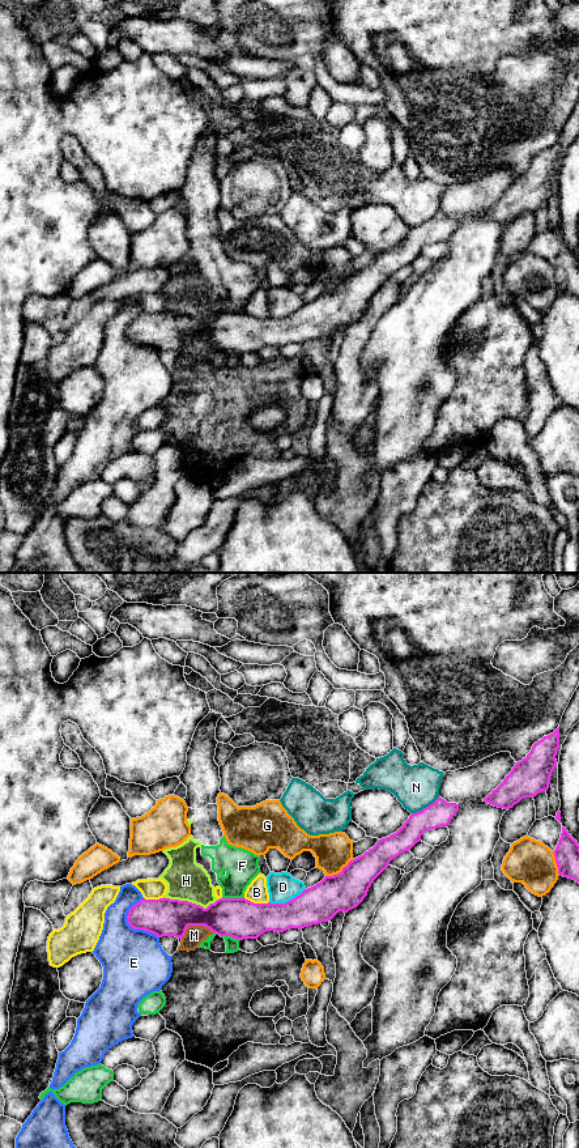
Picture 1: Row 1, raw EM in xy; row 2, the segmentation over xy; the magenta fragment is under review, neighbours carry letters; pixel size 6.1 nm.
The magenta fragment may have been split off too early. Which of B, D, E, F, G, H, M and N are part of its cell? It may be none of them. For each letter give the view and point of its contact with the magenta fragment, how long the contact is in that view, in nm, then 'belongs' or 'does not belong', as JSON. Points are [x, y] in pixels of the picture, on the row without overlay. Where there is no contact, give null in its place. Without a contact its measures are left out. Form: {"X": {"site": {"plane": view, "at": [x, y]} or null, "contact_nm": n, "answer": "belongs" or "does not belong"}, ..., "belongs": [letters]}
{"B": {"site": {"plane": "xy", "at": [256, 318]}, "contact_nm": 160, "answer": "does not belong"}, "D": {"site": {"plane": "xy", "at": [288, 315]}, "contact_nm": 240, "answer": "does not belong"}, "E": {"site": {"plane": "xy", "at": [131, 340]}, "contact_nm": 260, "answer": "does not belong"}, "F": {"site": {"plane": "xy", "at": [233, 313]}, "contact_nm": 140, "answer": "does not belong"}, "G": {"site": {"plane": "xy", "at": [340, 286]}, "contact_nm": 200, "answer": "does not belong"}, "H": {"site": {"plane": "xy", "at": [191, 317]}, "contact_nm": 340, "answer": "does not belong"}, "M": {"site": {"plane": "xy", "at": [194, 339]}, "contact_nm": 200, "answer": "does not belong"}, "N": {"site": {"plane": "xy", "at": [426, 221]}, "contact_nm": 200, "answer": "does not belong"}, "belongs": []}

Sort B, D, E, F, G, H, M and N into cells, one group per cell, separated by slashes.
B / D / E / F H M / G / N

